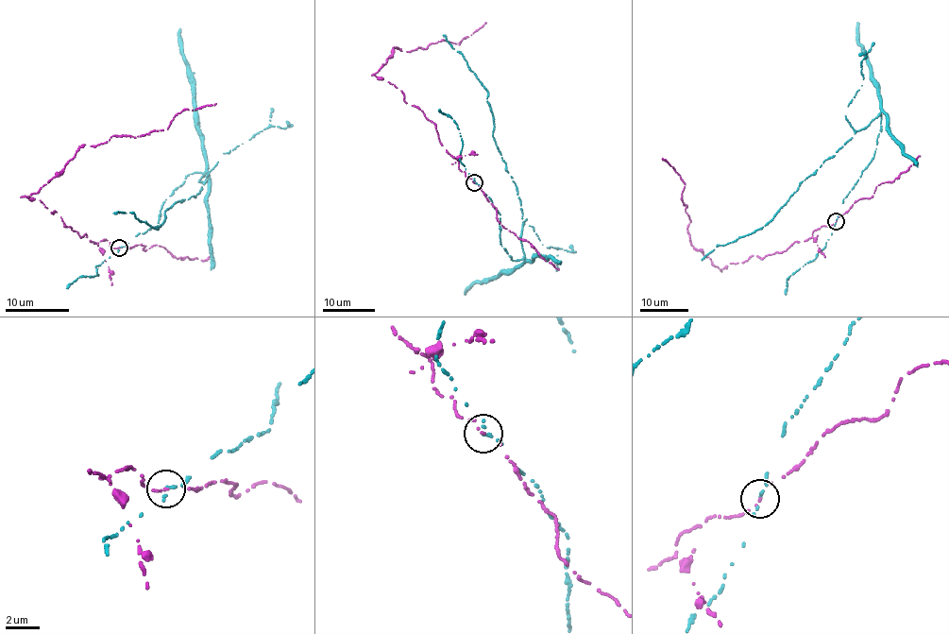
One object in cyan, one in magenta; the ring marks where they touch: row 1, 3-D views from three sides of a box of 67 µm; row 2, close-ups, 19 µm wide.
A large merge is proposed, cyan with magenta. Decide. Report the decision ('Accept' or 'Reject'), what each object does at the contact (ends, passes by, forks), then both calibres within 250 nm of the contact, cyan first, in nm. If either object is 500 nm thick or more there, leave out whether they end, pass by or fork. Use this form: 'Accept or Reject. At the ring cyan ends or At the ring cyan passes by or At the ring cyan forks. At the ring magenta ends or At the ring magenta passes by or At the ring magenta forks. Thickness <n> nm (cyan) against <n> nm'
Reject. At the ring cyan passes by. At the ring magenta passes by. Thickness 140 nm (cyan) against 80 nm

